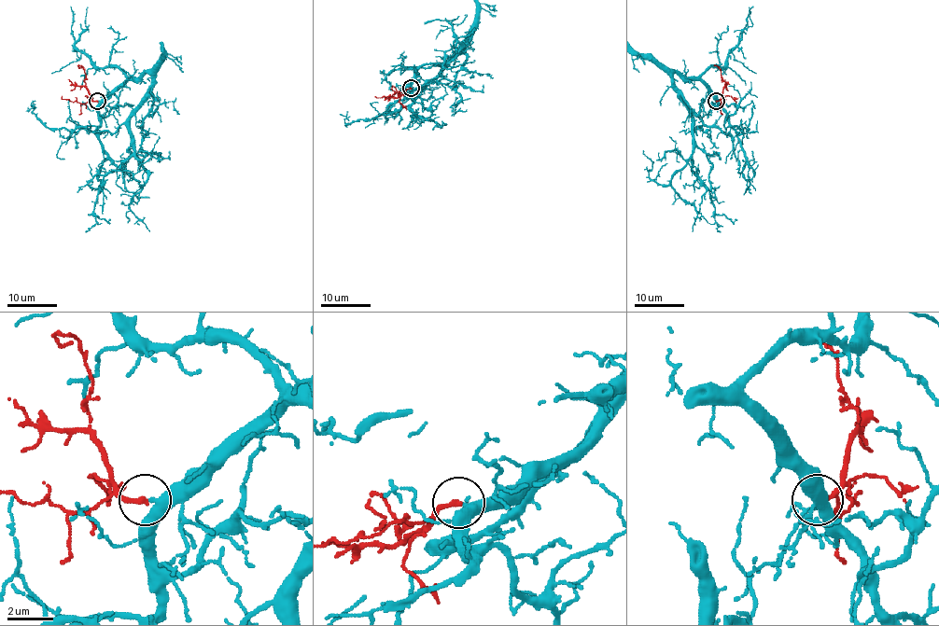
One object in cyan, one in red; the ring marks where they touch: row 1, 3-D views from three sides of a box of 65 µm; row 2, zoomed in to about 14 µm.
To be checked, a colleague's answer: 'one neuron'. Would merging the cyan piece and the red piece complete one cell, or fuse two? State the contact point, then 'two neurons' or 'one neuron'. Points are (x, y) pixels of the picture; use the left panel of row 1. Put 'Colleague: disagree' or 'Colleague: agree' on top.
Colleague: agree
at (97, 101); one neuron

